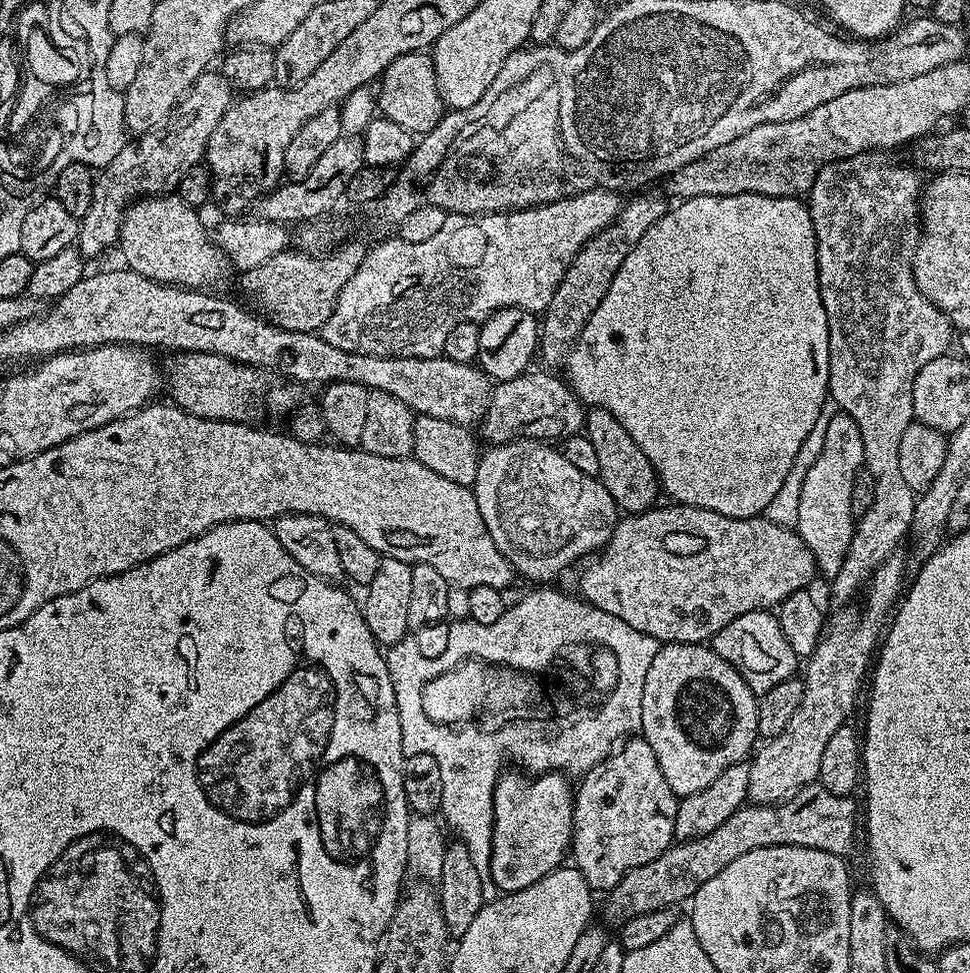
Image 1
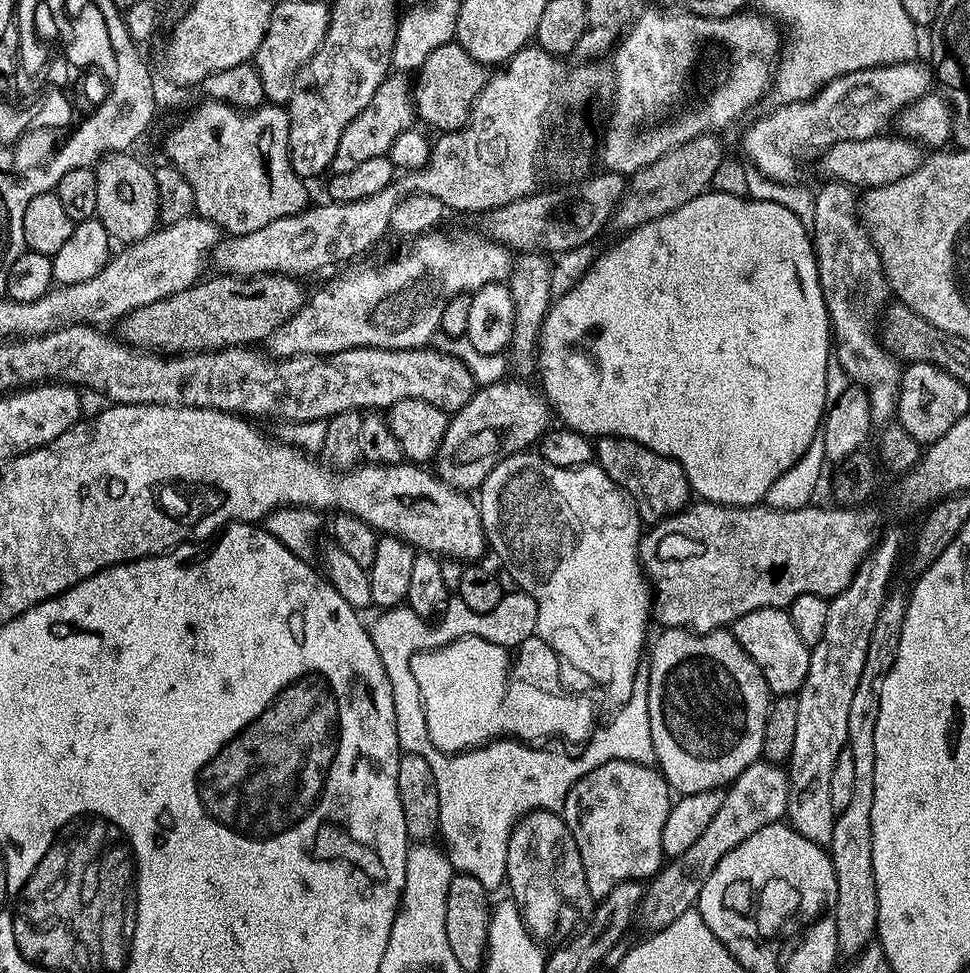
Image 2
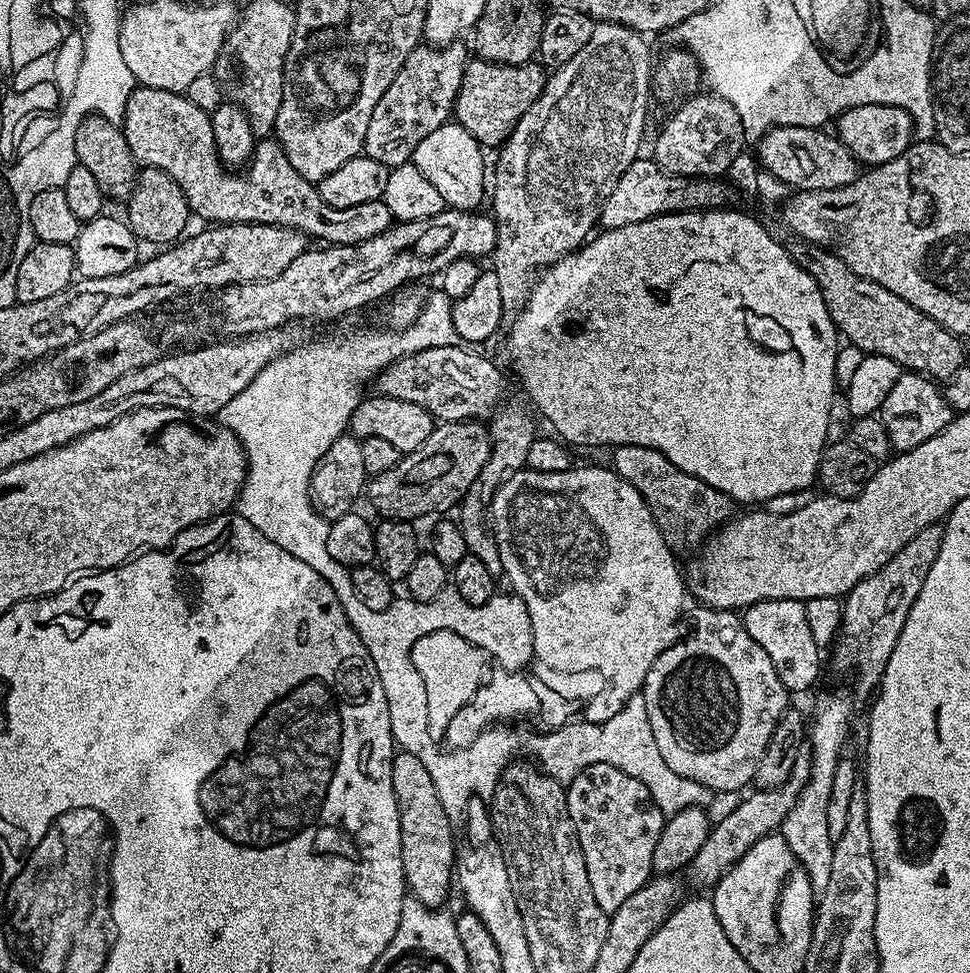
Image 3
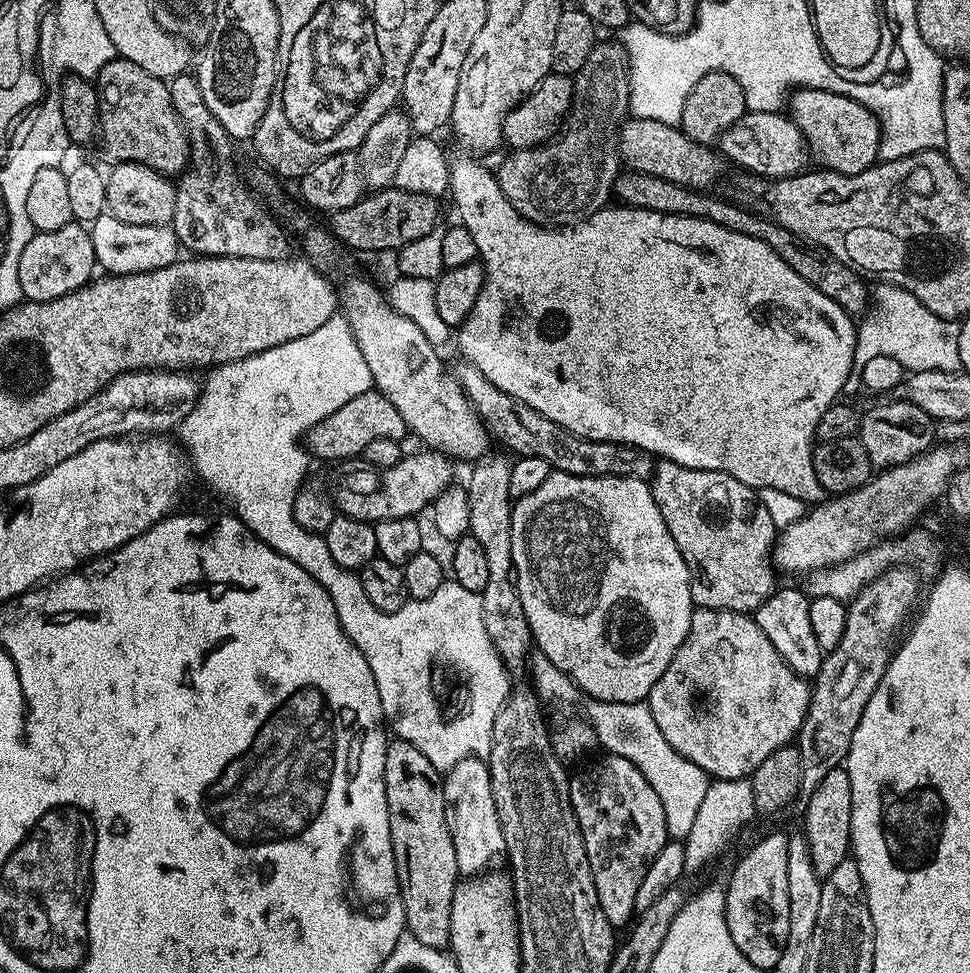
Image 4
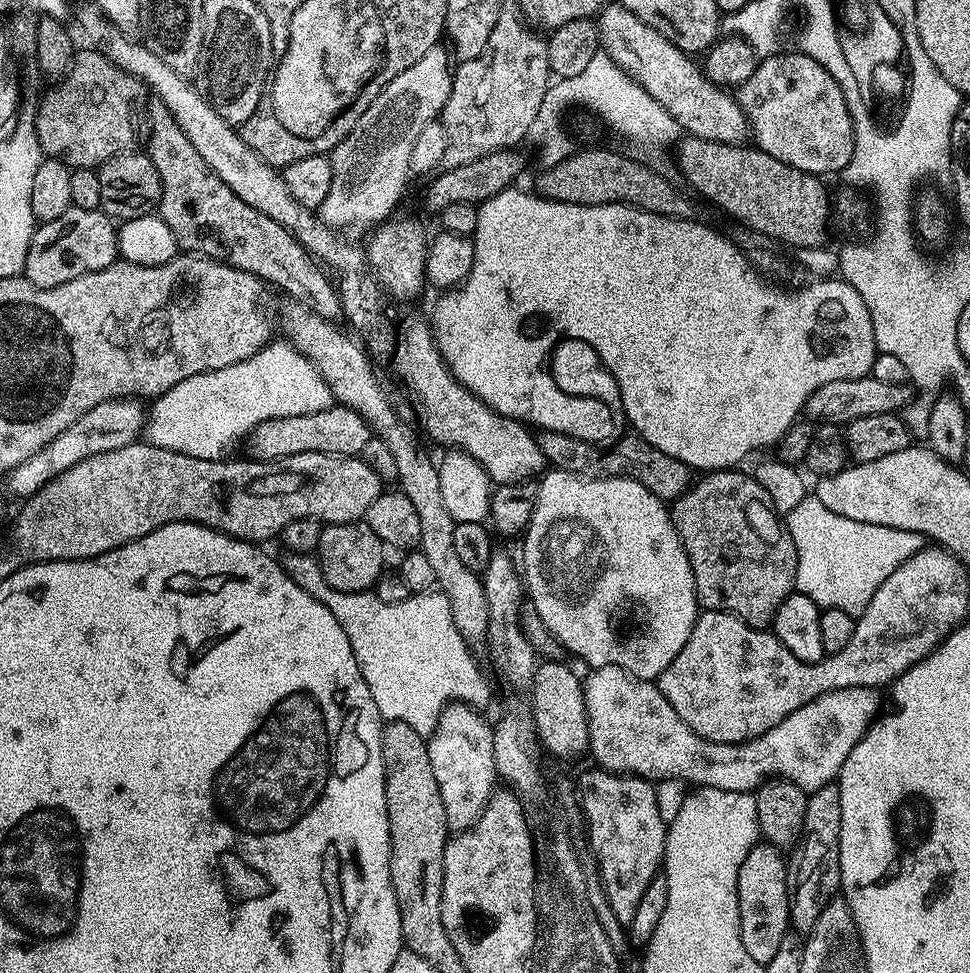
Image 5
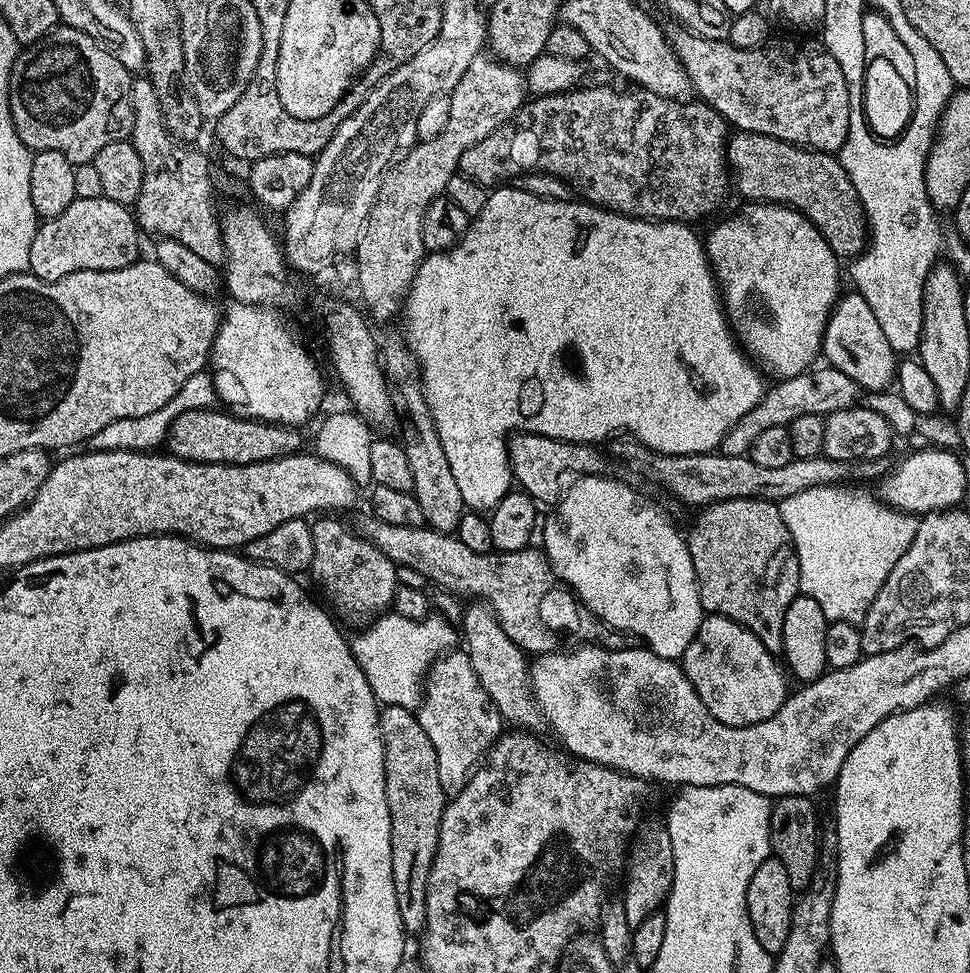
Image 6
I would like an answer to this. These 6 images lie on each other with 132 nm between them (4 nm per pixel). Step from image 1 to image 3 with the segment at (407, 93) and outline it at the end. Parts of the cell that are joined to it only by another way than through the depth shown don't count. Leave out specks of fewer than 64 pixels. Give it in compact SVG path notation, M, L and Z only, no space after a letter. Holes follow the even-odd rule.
M469 59L464 65L464 77L456 95L455 123L461 124L485 149L499 149L516 123L534 106L542 94L546 72L539 63L496 64L492 60Z

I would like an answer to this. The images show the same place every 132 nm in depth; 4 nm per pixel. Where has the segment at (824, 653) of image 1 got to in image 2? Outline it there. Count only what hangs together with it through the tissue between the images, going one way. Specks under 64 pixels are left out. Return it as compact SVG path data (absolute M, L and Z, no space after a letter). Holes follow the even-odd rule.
M761 758L746 766L746 770L742 770L742 774L738 774L738 778L727 785L722 807L718 814L714 814L710 826L706 826L702 838L698 838L698 842L694 842L686 854L669 859L651 877L644 889L644 897L640 900L639 923L644 923L648 930L665 928L670 926L670 922L682 918L682 914L693 911L697 907L706 878L710 878L714 866L718 866L721 858L731 848L750 838L754 830L762 830L762 826L770 826L785 819L789 794L788 773L781 765Z

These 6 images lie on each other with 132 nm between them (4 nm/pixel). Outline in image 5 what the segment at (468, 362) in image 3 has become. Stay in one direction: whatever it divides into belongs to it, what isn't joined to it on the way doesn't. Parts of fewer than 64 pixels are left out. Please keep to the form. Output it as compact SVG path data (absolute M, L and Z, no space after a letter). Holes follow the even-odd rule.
M541 431L538 439L545 461L553 469L573 472L575 476L585 478L617 476L633 480L646 486L646 490L650 490L650 494L654 494L659 500L665 502L678 499L694 480L693 469L689 468L687 464L683 464L678 458L670 458L670 454L662 454L662 450L650 446L650 442L646 442L635 434L624 436L621 440L613 439L607 447L597 446L595 443L579 440L570 434L561 432Z

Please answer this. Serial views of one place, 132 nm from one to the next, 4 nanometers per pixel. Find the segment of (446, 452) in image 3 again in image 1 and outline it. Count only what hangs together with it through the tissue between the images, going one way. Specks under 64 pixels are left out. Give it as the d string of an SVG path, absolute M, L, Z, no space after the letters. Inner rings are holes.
M529 370L513 380L499 381L492 389L488 415L482 421L489 445L511 444L514 440L563 442L583 429L585 405L563 379L548 370Z

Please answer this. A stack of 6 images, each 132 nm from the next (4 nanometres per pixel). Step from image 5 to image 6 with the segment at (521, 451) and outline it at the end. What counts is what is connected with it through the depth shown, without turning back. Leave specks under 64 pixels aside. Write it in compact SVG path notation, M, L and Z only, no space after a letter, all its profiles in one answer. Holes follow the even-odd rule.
M521 432L508 440L508 465L512 468L513 481L523 491L541 505L552 506L562 495L560 476L598 476L605 471L604 456L600 450L591 444L571 444L569 440L555 440L533 432Z

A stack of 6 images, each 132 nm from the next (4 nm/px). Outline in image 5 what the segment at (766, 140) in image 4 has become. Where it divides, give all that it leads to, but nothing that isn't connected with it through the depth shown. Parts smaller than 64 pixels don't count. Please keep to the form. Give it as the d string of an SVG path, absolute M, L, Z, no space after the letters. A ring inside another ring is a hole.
M619 2L605 3L600 9L598 31L602 51L626 75L639 82L646 94L650 94L658 106L667 110L687 135L727 144L742 144L749 139L748 119L735 95L707 80L695 59L668 41L658 30L640 21Z

